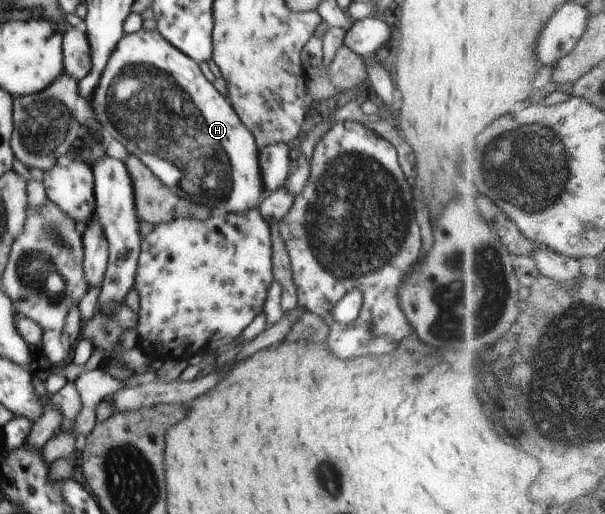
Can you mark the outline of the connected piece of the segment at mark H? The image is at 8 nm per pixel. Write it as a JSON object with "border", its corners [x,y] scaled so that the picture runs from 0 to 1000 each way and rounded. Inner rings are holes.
{"border":[[[233,56],[221,64],[210,64],[193,84],[190,97],[183,103],[175,130],[165,148],[162,165],[155,175],[155,185],[149,191],[149,210],[155,214],[155,232],[165,241],[177,270],[190,270],[208,284],[213,302],[223,304],[228,311],[240,317],[240,323],[266,350],[291,379],[314,383],[314,393],[342,401],[352,416],[367,418],[369,414],[403,416],[415,405],[426,403],[431,375],[438,374],[431,327],[428,321],[428,288],[423,282],[415,255],[398,237],[395,224],[388,218],[383,202],[374,187],[369,187],[355,165],[342,156],[336,146],[329,123],[324,123],[314,109],[299,101],[289,88],[284,88],[260,56]]]}

